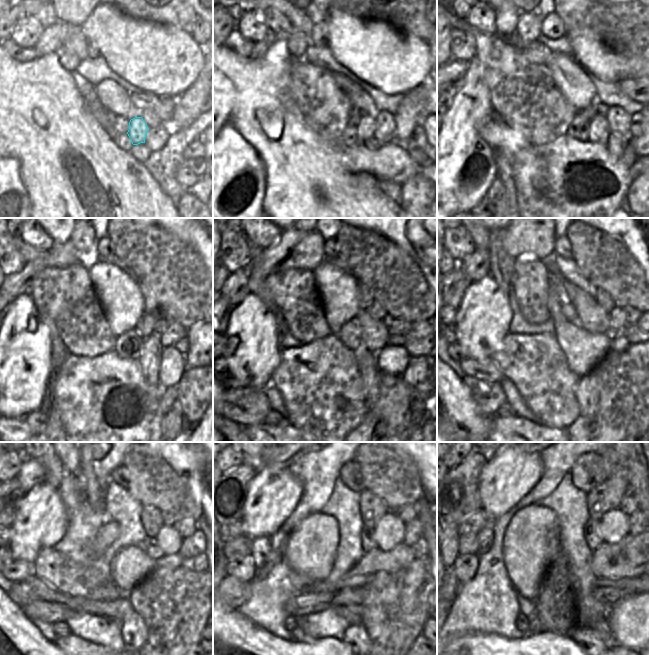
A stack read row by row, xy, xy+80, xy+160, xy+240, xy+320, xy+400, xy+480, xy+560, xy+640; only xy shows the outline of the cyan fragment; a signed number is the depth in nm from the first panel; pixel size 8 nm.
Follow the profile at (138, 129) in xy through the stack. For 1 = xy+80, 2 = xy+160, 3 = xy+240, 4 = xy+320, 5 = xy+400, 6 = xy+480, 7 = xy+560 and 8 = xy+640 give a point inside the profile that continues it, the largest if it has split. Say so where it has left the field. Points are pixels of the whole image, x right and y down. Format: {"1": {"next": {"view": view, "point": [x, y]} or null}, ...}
{"1": {"next": {"view": "xy+80", "point": [366, 127]}}, "2": {"next": {"view": "xy+160", "point": [599, 131]}}, "3": {"next": {"view": "xy+240", "point": [150, 357]}}, "4": {"next": {"view": "xy+320", "point": [370, 373]}}, "5": {"next": {"view": "xy+400", "point": [587, 396]}}, "6": {"next": {"view": "xy+480", "point": [133, 628]}}, "7": {"next": {"view": "xy+560", "point": [356, 636]}}, "8": {"next": {"view": "xy+640", "point": [590, 642]}}}

